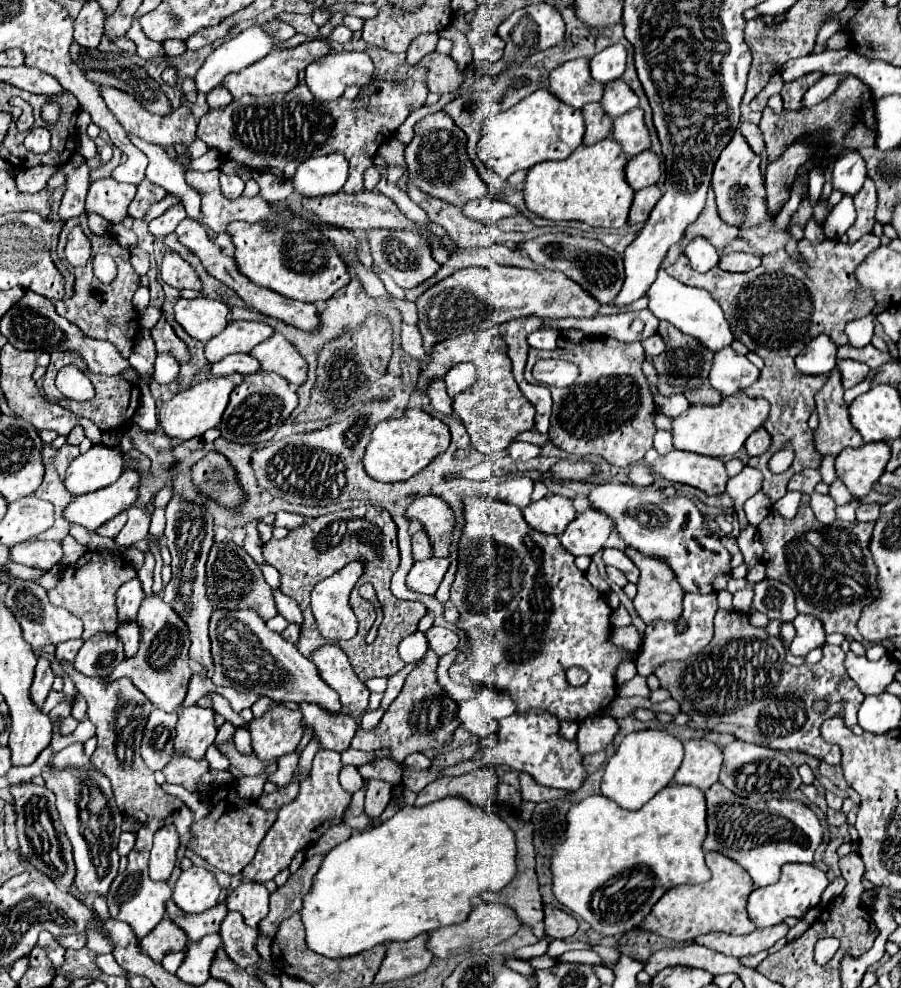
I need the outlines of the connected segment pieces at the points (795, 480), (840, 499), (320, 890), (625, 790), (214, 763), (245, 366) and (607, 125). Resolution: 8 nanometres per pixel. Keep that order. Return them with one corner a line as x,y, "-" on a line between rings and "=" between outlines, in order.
802,470
800,474
794,474
788,482
788,490
798,490
798,492
814,492
814,486
822,480
820,470
=
836,476
836,480
830,484
830,496
834,498
834,502
836,504
846,504
846,502
850,502
850,492
848,492
848,488
844,486
844,482
840,482
840,478
=
448,796
442,798
434,804
426,804
422,808
418,806
404,806
400,808
392,818
388,818
386,822
372,826
366,832
358,832
352,834
346,842
338,844
334,850
330,850
320,866
320,870
316,872
314,878
314,888
312,892
308,892
304,896
302,902
302,922
306,926
306,944
310,950
324,954
328,958
344,958
344,956
352,956
352,954
360,954
364,950
370,950
376,944
382,942
394,942
394,940
412,940
422,932
432,932
436,928
442,926
450,926
450,924
460,924
468,918
468,914
474,908
474,902
480,900
480,894
490,890
490,892
498,892
504,886
508,886
508,882
512,882
512,878
516,876
516,842
514,842
514,832
508,828
508,824
504,824
504,820
500,816
492,816
490,812
486,812
480,806
472,806
466,802
466,798
460,796
=
640,730
628,734
606,764
602,794
626,810
642,808
656,792
668,786
682,764
682,742
666,730
=
213,744
206,750
205,758
208,760
210,770
228,770
230,768
228,758
=
232,354
232,356
226,356
220,362
212,364
210,376
228,376
234,372
240,372
246,376
246,374
252,374
258,370
260,370
260,364
250,354
=
590,102
588,106
584,106
582,114
584,114
584,120
586,120
584,144
594,144
598,140
612,136
614,118
608,118
608,114
604,114
604,108
598,102

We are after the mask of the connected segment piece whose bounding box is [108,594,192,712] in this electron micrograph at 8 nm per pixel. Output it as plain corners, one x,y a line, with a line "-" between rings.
150,594
142,600
138,618
140,626
140,648
138,654
132,658
126,658
122,664
118,664
108,680
116,678
130,678
134,686
144,692
156,708
162,708
166,712
178,710
186,698
188,684
192,678
192,670
188,666
188,626
184,626
184,620
168,606
160,594

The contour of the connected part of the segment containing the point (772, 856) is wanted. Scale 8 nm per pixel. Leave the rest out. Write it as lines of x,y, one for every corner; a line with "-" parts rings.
714,782
706,792
706,804
708,804
708,836
704,840
704,850
716,850
732,860
740,862
740,866
750,874
754,880
754,886
768,886
780,878
780,868
790,862
812,862
814,852
822,844
824,828
820,824
820,818
812,808
802,804
800,800
768,800
768,802
752,802
746,798
740,798
732,794
728,788
724,788
720,782

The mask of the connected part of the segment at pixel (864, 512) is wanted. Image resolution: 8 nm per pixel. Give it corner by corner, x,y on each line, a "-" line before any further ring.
870,502
870,504
862,504
856,510
856,520
858,522
868,522
868,520
876,520
880,514
880,504
878,502

